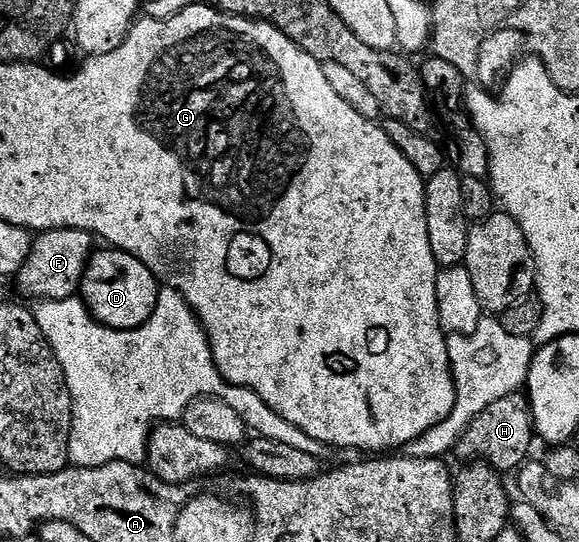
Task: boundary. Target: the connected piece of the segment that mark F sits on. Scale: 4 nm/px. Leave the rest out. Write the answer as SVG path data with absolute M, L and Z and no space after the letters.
M64 228L39 233L34 239L28 260L16 276L19 288L30 298L46 298L47 303L75 297L82 285L82 277L86 275L86 263L95 249L94 242L95 235L86 230Z

